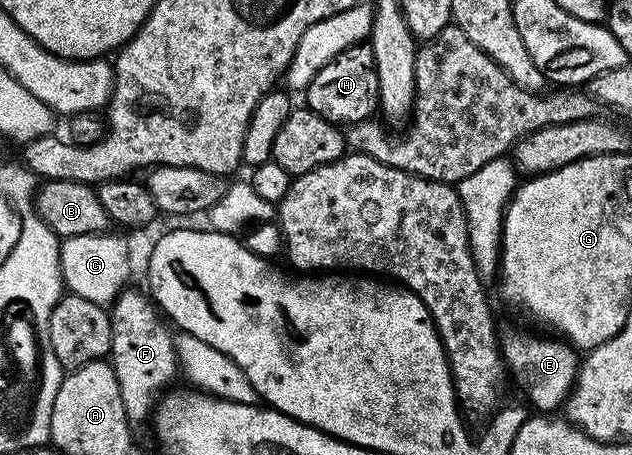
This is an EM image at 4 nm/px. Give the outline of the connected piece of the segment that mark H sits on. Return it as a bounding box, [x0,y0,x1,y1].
[304,42,379,126]

